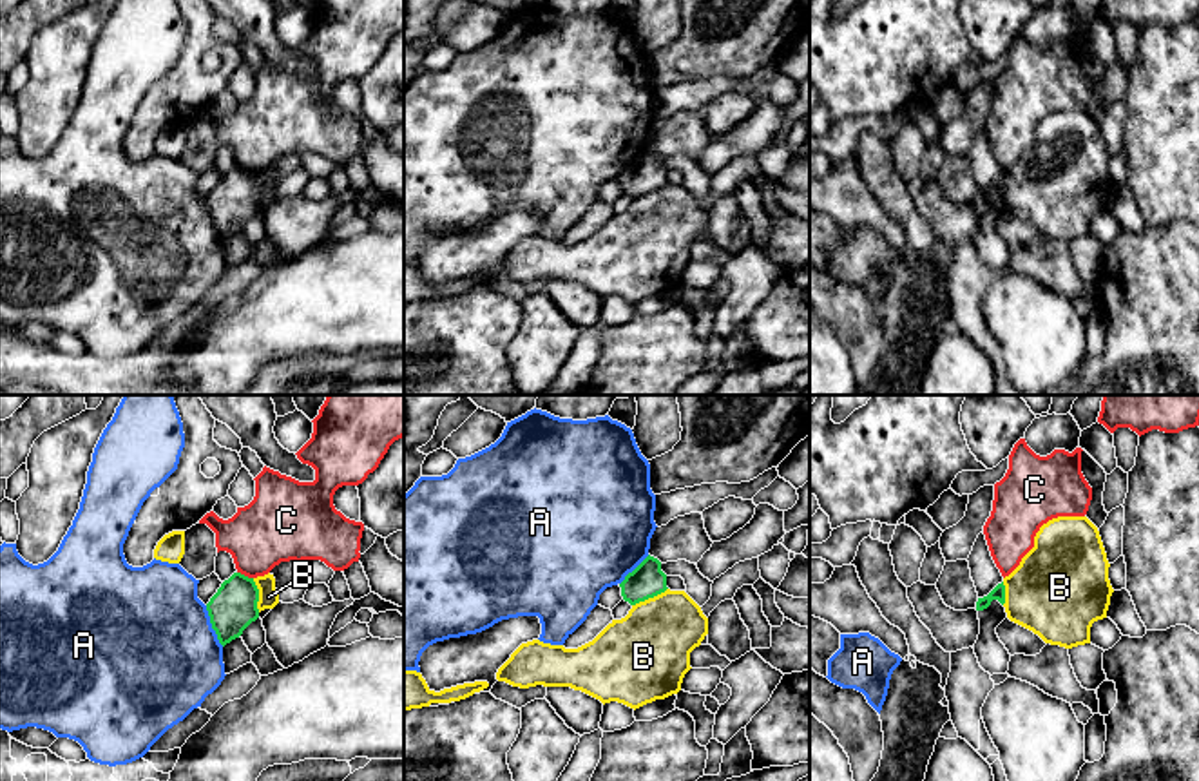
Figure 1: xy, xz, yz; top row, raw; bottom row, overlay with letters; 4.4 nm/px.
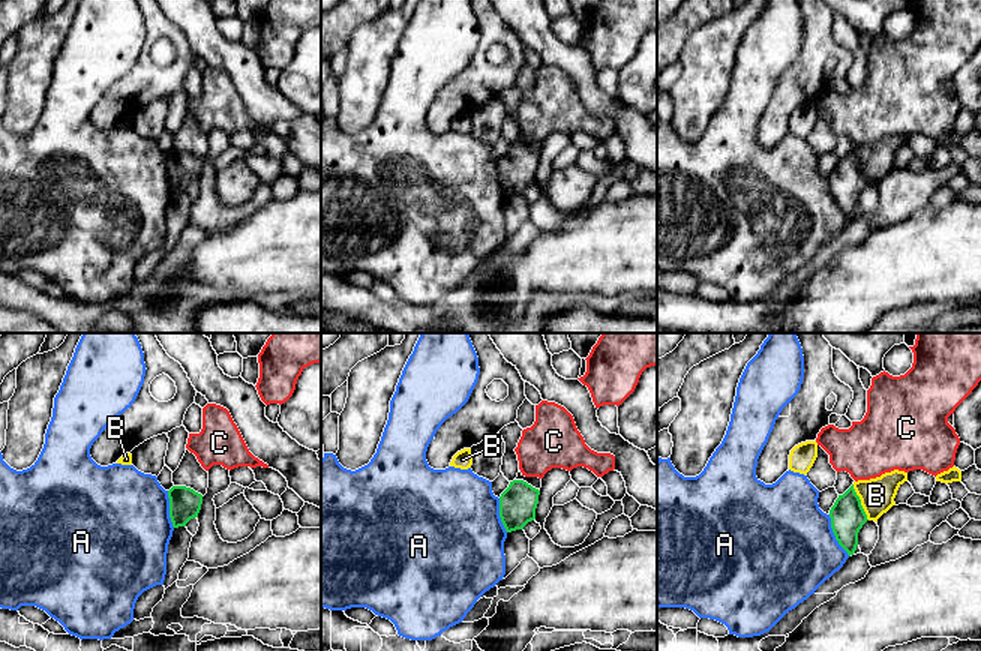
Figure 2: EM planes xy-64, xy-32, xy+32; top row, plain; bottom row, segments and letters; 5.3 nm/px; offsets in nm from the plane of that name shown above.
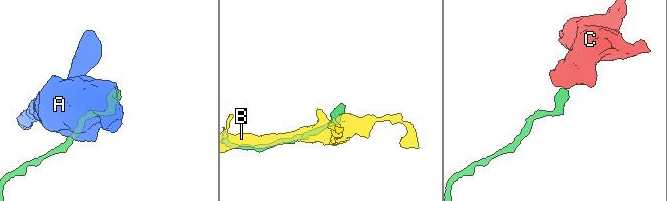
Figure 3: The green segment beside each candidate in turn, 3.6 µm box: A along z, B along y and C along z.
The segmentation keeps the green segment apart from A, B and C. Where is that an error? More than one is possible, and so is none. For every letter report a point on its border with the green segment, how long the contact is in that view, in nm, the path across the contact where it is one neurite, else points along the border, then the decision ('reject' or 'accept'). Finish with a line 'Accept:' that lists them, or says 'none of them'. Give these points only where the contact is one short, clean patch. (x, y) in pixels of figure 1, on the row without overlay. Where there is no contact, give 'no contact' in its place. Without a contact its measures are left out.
A: meets green in xy at (212, 220); contact 200 nm long; reject
B: meets green in xz at (649, 191); contact 180 nm long; border along xz (667, 182), (633, 200); reject
C: meets green in xy at (243, 169); contact 80 nm long; border along xy (238, 165), (252, 173); reject
Accept: none of them

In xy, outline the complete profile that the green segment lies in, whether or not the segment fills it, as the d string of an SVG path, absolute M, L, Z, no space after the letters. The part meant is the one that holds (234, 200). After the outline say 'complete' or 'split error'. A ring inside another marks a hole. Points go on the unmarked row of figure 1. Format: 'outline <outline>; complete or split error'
outline M234 167L221 178L206 198L206 205L223 241L239 232L243 225L259 212L257 196L259 183L254 172Z; complete

